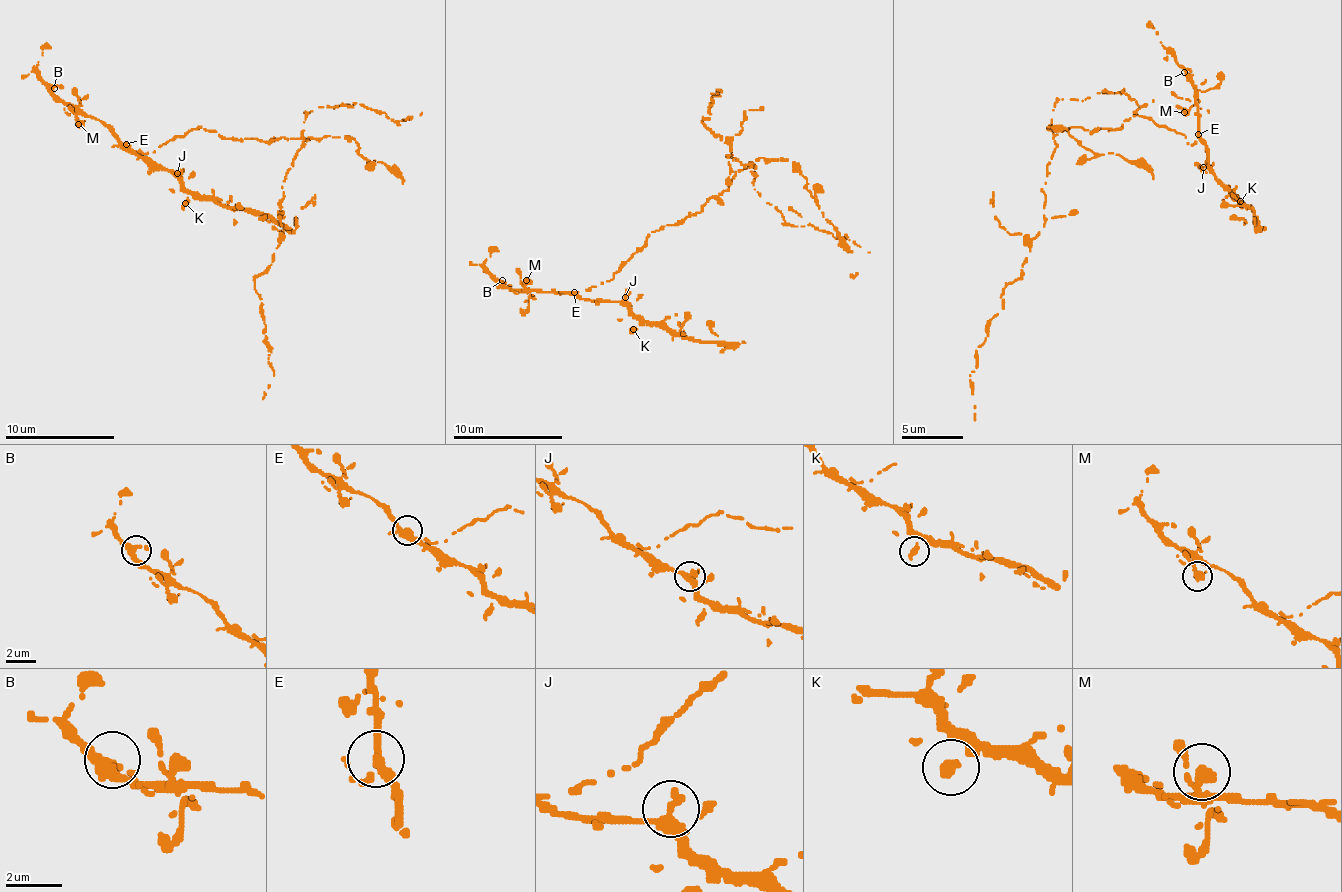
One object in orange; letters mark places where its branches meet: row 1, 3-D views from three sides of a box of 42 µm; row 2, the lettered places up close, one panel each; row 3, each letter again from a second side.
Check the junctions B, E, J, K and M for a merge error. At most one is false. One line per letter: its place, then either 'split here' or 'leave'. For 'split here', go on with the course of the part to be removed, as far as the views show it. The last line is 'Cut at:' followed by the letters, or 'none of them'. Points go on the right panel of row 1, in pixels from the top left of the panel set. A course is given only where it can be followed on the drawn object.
B: (1184, 72) | leave
E: (1198, 134) | split here | (1197, 134), (1191, 146), (1144, 115), (1114, 131), (1052, 131), (1043, 226), (975, 349), (975, 420)
J: (1203, 167) | leave
K: (1240, 201) | leave
M: (1184, 112) | leave
Cut at: E

